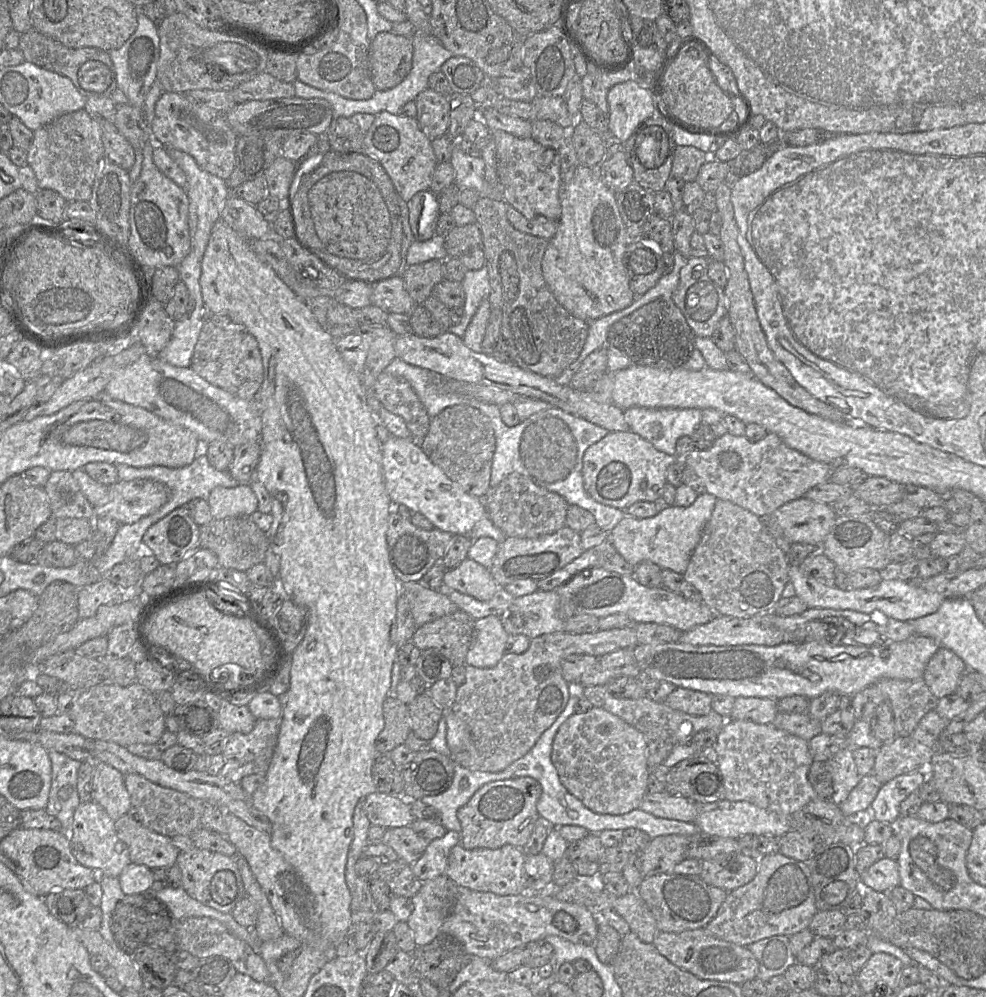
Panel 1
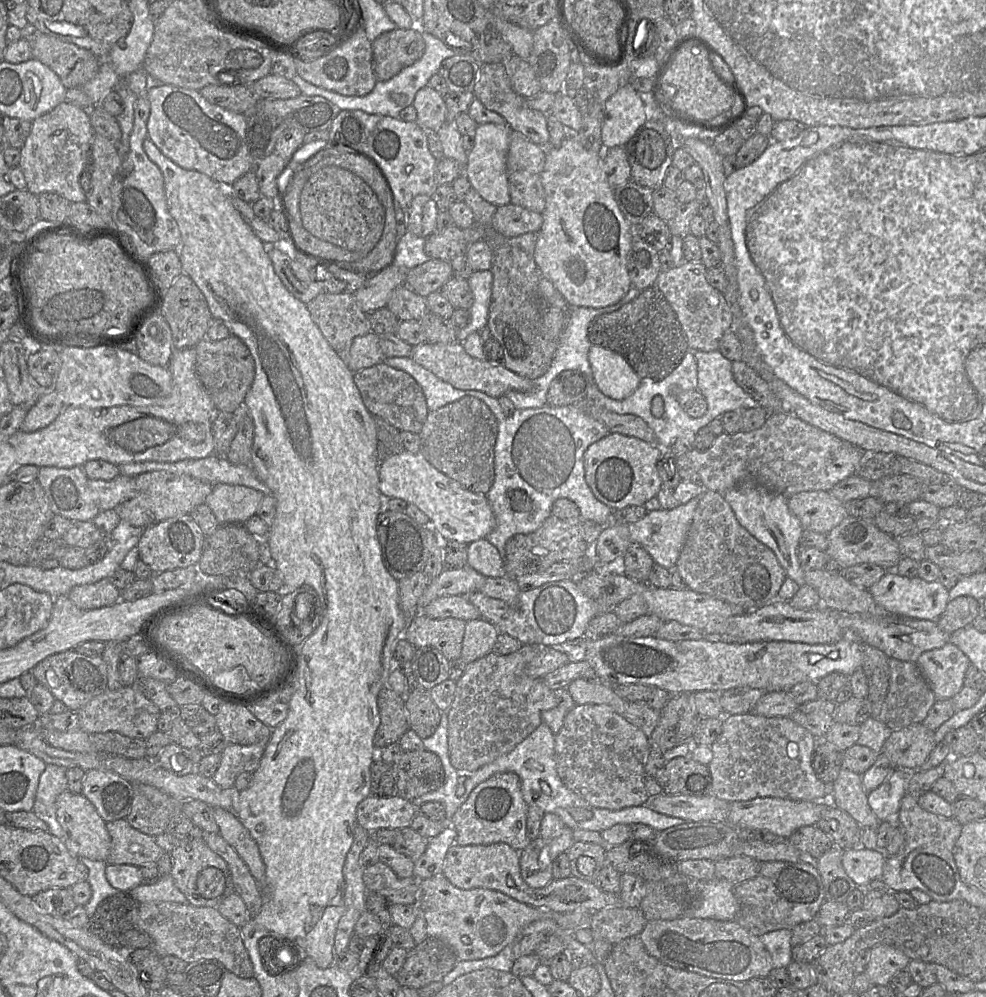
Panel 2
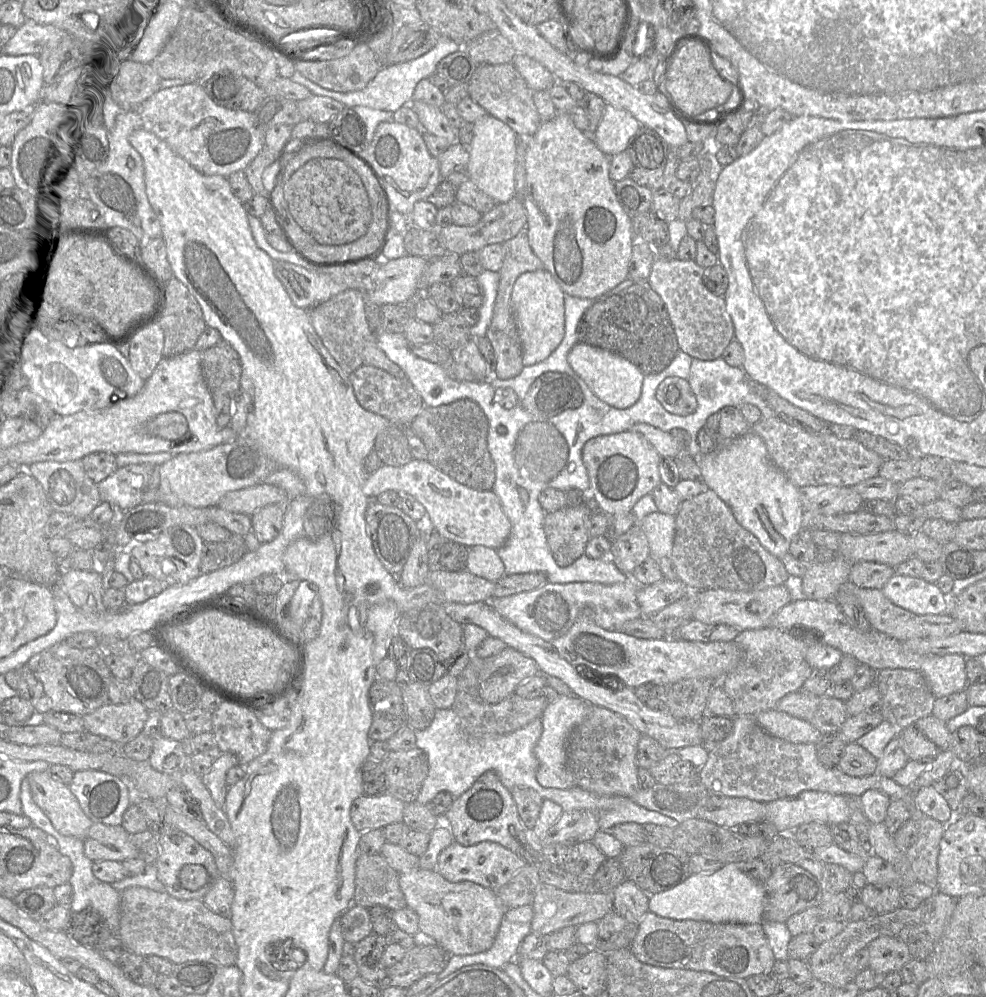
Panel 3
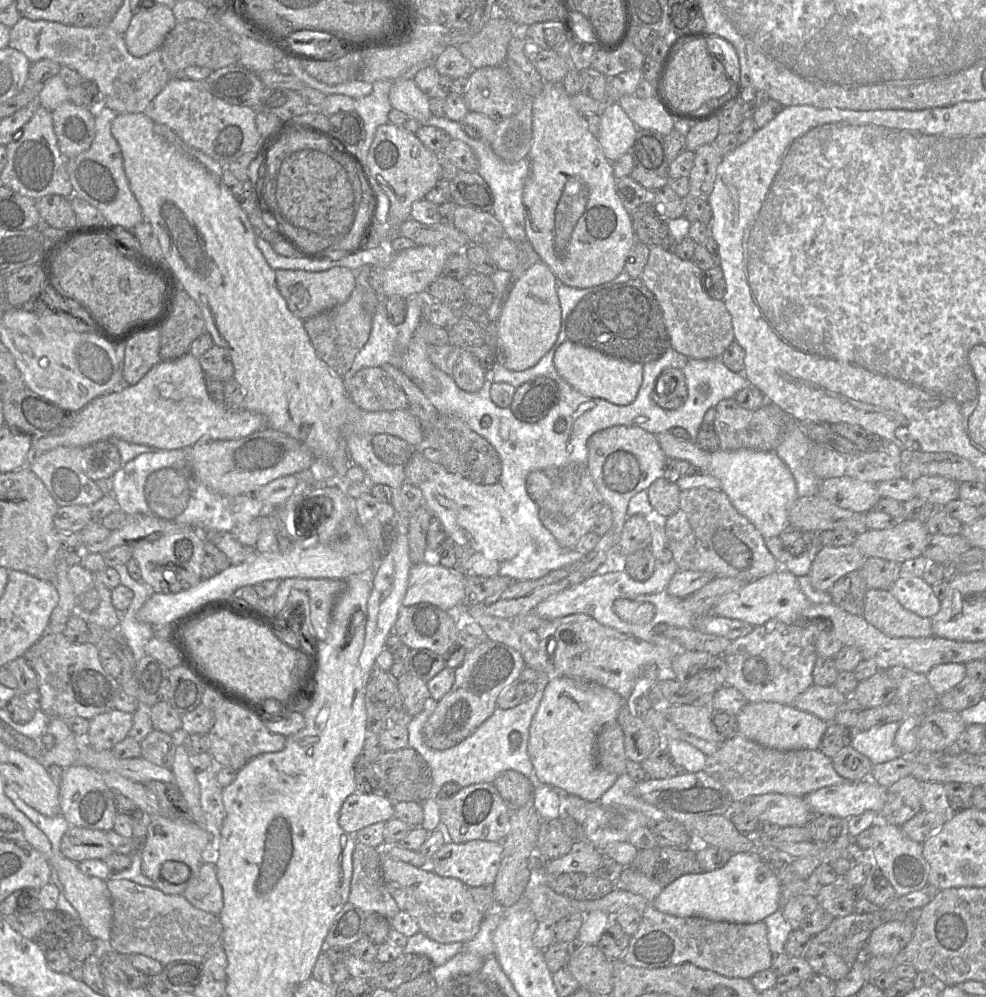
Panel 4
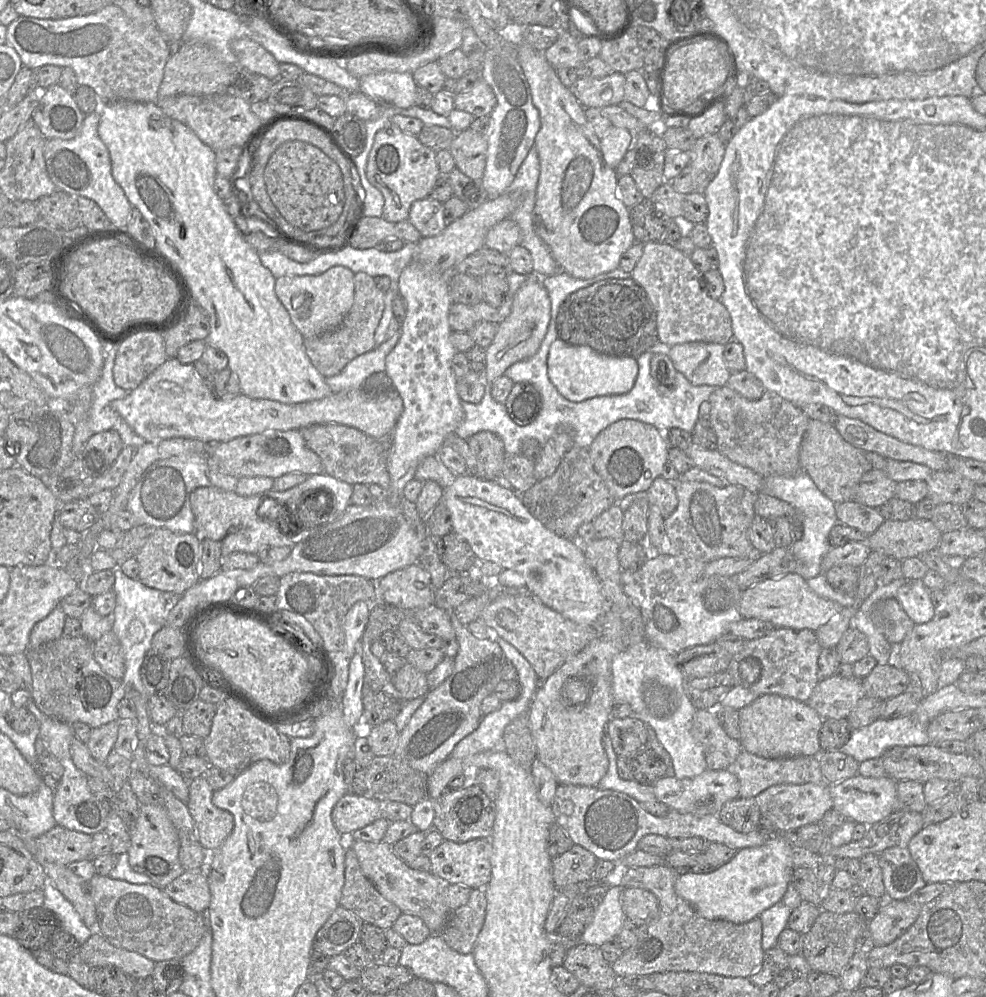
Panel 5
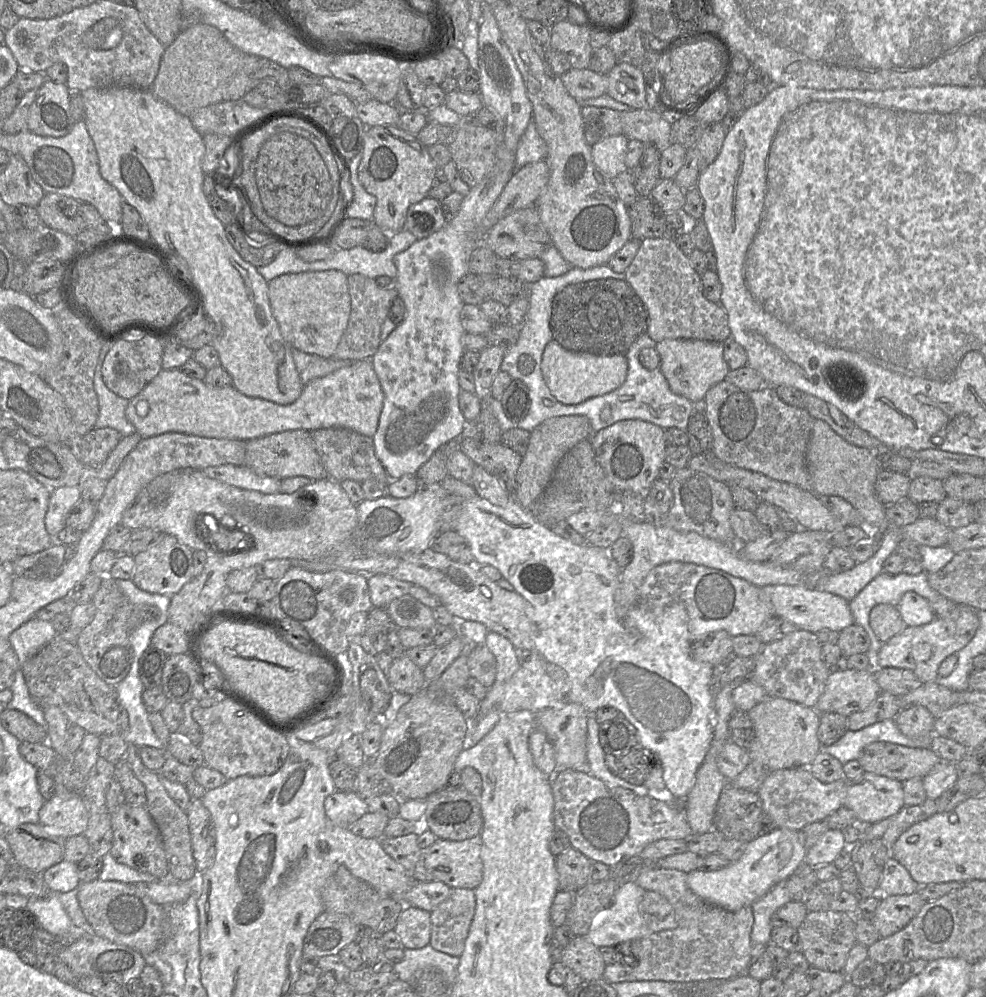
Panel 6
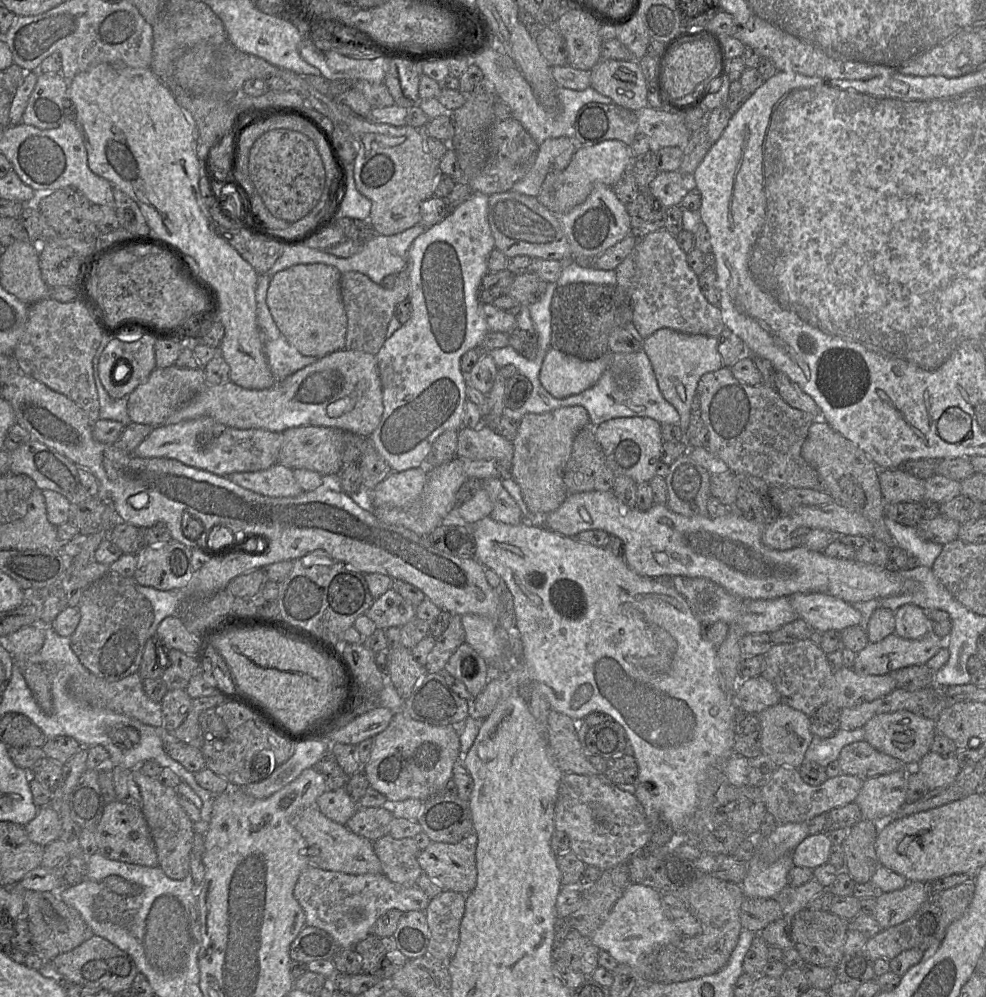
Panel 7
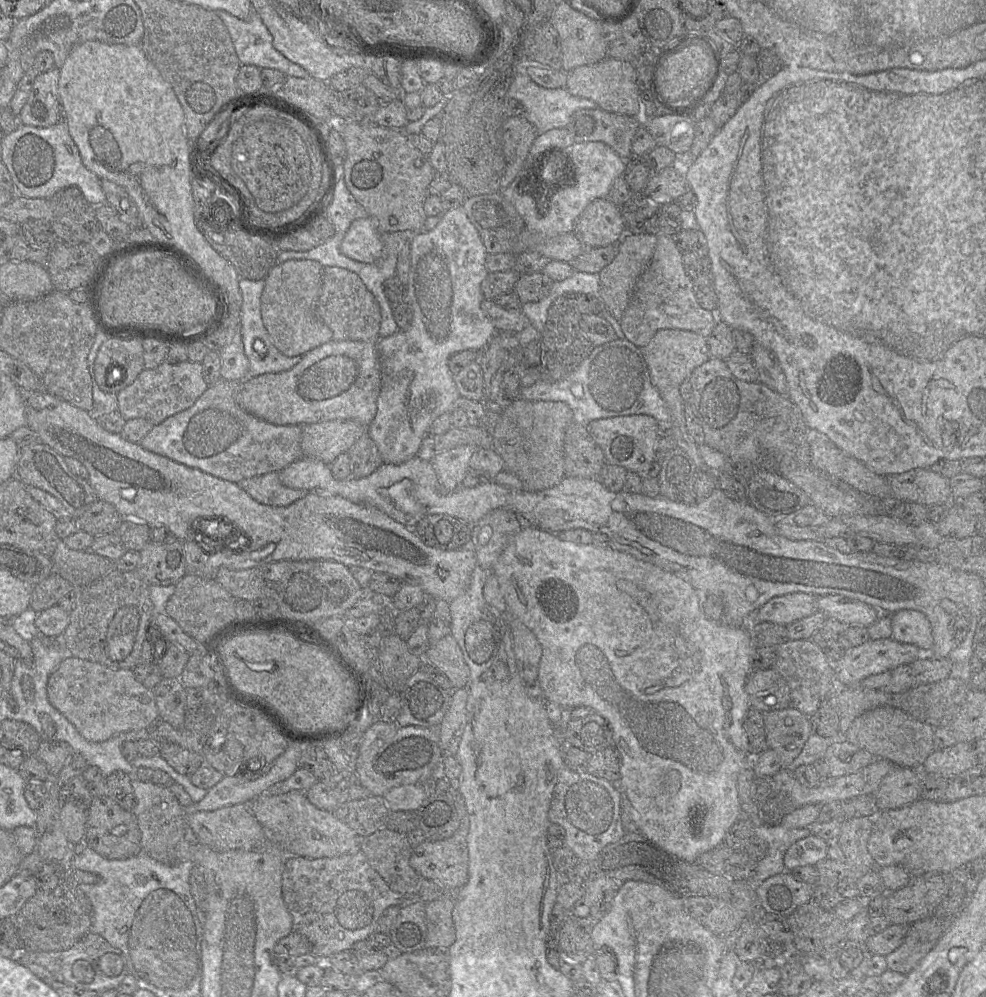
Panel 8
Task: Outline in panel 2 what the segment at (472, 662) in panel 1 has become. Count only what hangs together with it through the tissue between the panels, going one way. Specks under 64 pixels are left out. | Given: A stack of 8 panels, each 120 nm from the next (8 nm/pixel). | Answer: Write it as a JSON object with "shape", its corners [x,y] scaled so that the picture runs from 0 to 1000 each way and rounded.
{"shape":[[[489,620],[473,624],[468,661],[474,666],[499,654],[507,633]]]}

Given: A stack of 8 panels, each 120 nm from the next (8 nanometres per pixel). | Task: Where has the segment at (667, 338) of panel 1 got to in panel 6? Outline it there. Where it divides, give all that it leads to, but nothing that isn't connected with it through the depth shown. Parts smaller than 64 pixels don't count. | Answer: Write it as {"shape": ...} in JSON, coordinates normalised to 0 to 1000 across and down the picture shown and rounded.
{"shape":[[[617,279],[578,285],[565,293],[560,301],[558,316],[560,341],[577,352],[603,356],[635,355],[640,346],[655,334],[657,323],[655,306],[634,281]]]}

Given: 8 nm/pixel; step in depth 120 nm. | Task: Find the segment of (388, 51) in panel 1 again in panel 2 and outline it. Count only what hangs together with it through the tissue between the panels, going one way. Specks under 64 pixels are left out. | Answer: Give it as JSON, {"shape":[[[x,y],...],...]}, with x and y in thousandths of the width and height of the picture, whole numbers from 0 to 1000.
{"shape":[[[423,26],[388,32],[377,45],[377,67],[382,81],[392,81],[418,65],[430,53],[428,30]]]}

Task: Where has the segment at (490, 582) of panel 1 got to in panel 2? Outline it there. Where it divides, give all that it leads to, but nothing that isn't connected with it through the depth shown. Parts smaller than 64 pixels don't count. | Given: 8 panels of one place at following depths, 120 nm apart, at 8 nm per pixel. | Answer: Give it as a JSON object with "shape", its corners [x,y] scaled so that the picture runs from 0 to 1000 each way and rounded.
{"shape":[[[475,567],[467,571],[450,571],[437,582],[424,603],[424,615],[439,602],[449,598],[476,597],[487,593],[494,579],[485,575]]]}

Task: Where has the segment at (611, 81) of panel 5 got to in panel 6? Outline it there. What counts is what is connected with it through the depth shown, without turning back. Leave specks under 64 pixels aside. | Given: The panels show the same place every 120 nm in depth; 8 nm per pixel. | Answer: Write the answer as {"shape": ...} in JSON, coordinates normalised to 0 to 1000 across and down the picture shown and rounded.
{"shape":[[[580,68],[568,78],[576,93],[585,101],[605,98],[616,93],[616,75],[606,74],[597,68]]]}

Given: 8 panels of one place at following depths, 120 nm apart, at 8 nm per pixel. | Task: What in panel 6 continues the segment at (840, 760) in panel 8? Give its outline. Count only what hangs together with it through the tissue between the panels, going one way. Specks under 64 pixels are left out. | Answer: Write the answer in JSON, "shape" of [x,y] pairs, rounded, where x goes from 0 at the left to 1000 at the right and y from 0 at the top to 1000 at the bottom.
{"shape":[[[885,744],[874,751],[869,763],[877,774],[917,784],[928,779],[936,780],[954,761],[943,749]]]}

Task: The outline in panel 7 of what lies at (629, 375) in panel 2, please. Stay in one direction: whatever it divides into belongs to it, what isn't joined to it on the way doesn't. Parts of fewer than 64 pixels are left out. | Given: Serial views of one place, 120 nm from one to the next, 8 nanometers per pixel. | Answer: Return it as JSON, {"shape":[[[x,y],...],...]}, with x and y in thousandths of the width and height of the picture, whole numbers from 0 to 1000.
{"shape":[[[557,349],[548,370],[548,384],[565,400],[586,395],[606,382],[618,364],[618,356],[596,362]]]}

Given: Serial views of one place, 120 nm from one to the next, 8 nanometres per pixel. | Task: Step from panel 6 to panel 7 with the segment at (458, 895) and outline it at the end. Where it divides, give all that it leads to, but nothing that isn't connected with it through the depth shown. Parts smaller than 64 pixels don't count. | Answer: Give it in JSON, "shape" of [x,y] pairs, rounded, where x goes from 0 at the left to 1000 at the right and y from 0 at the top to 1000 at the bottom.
{"shape":[[[449,893],[437,901],[431,913],[436,935],[433,958],[456,964],[467,944],[467,927],[472,916],[473,898]]]}

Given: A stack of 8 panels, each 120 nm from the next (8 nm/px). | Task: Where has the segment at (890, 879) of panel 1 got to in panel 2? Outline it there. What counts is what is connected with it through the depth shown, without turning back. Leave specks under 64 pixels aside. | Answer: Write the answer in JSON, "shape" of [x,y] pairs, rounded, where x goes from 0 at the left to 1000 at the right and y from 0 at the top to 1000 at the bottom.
{"shape":[[[869,849],[857,853],[854,867],[869,891],[879,891],[883,884],[894,882],[899,861],[894,853],[881,853]]]}

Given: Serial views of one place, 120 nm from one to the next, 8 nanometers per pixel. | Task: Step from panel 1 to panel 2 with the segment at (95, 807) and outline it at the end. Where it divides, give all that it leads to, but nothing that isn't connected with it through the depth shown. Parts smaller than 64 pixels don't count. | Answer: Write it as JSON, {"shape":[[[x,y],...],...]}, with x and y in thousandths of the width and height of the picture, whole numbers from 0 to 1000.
{"shape":[[[70,792],[62,795],[57,802],[57,819],[64,831],[62,843],[73,859],[108,864],[113,853],[112,837],[108,830],[108,824],[85,797]]]}

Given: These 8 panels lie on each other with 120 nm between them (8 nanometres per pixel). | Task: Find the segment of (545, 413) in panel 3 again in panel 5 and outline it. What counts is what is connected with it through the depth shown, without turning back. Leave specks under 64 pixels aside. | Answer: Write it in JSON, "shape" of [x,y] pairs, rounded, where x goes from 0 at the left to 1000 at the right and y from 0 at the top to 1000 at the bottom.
{"shape":[[[524,383],[511,406],[518,421],[532,427],[541,423],[549,412],[550,397],[540,385]]]}

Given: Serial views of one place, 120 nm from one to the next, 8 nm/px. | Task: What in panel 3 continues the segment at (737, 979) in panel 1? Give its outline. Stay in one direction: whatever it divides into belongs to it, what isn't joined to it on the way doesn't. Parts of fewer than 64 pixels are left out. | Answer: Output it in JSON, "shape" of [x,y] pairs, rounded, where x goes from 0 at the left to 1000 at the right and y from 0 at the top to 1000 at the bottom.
{"shape":[[[659,914],[648,926],[645,940],[638,951],[648,964],[662,969],[715,974],[753,982],[769,977],[780,978],[787,964],[771,926],[683,923]]]}

